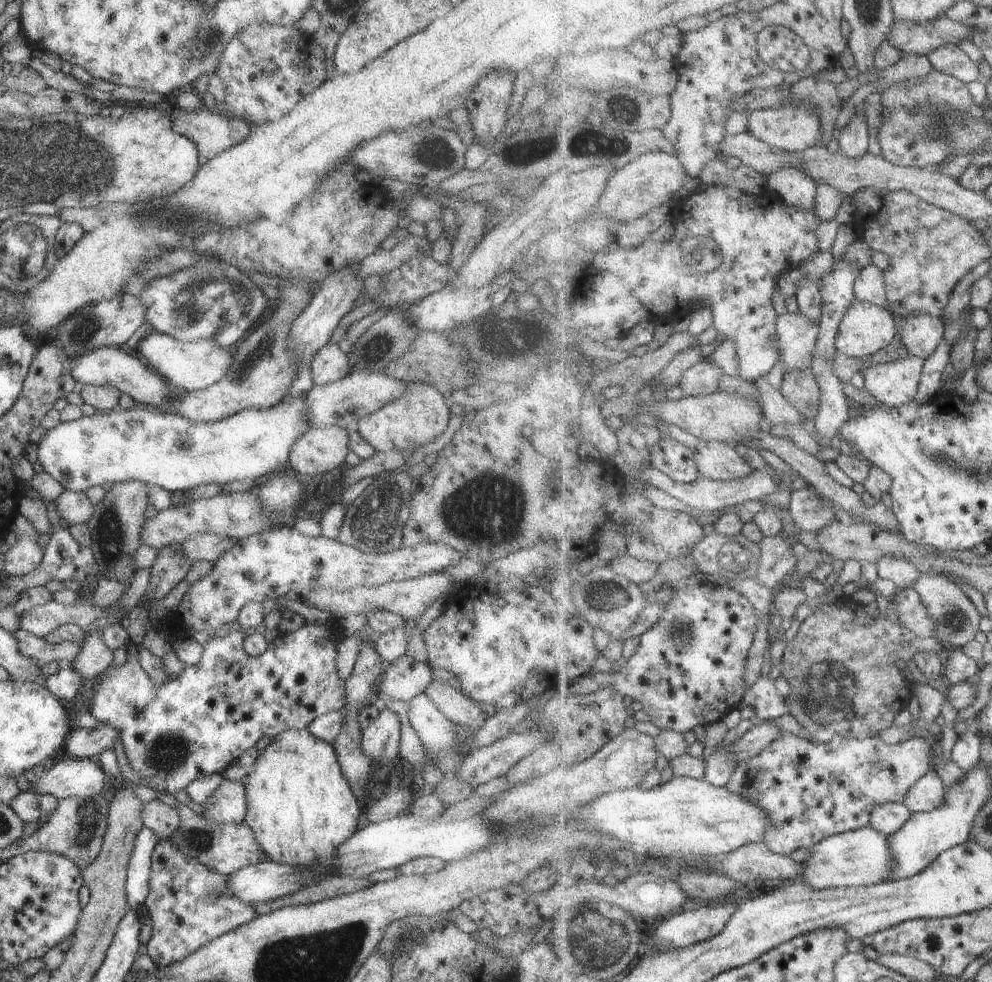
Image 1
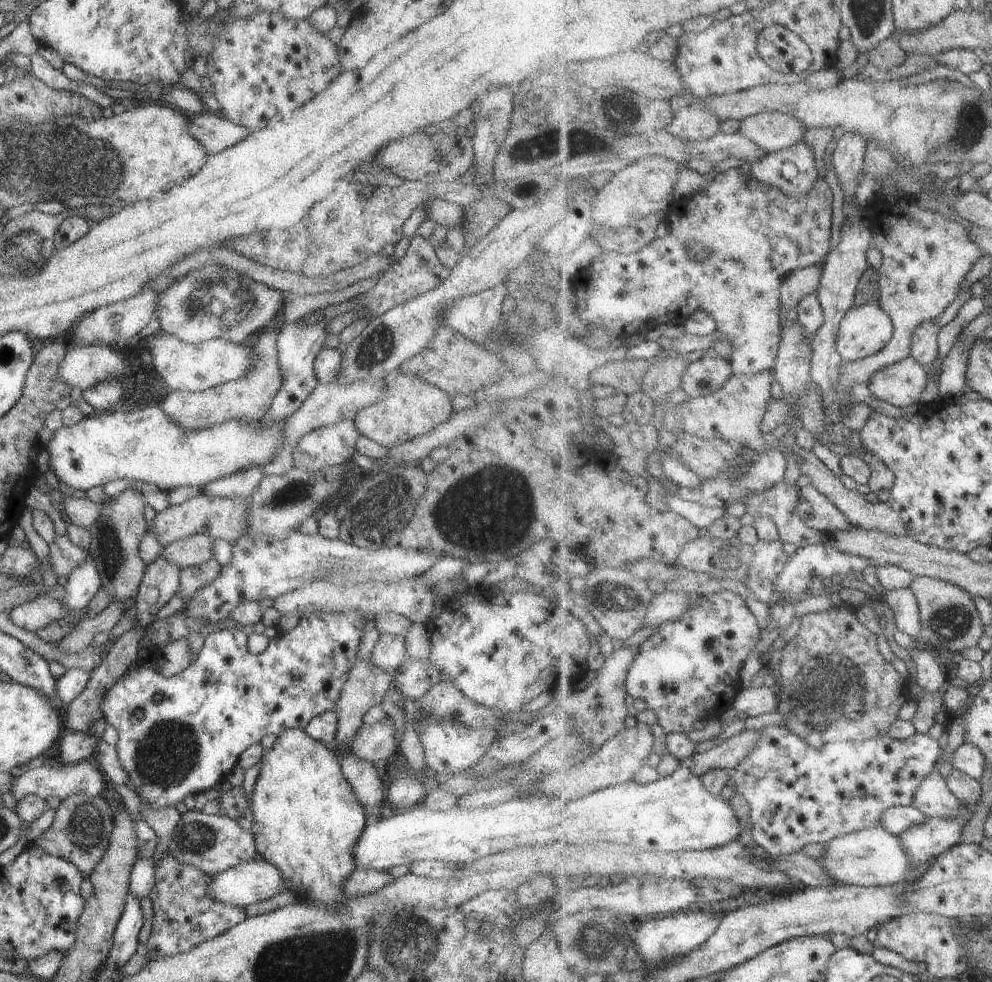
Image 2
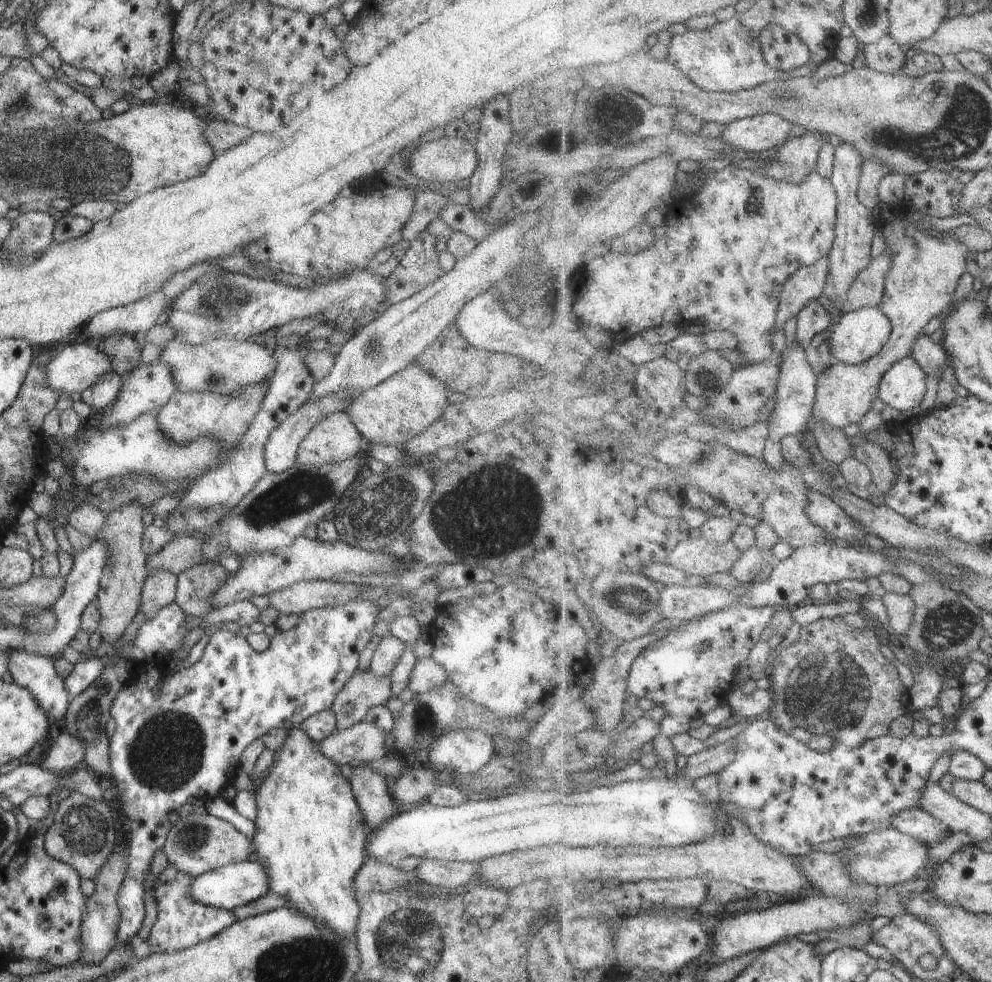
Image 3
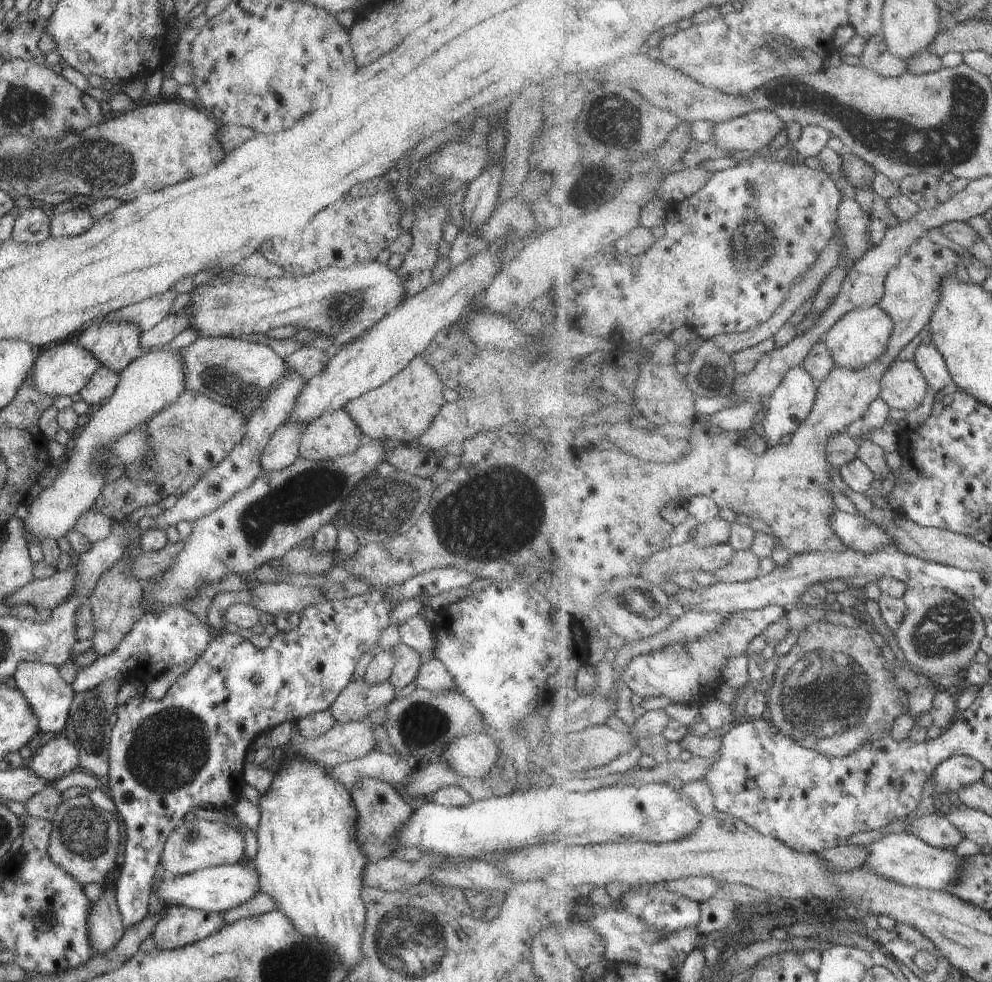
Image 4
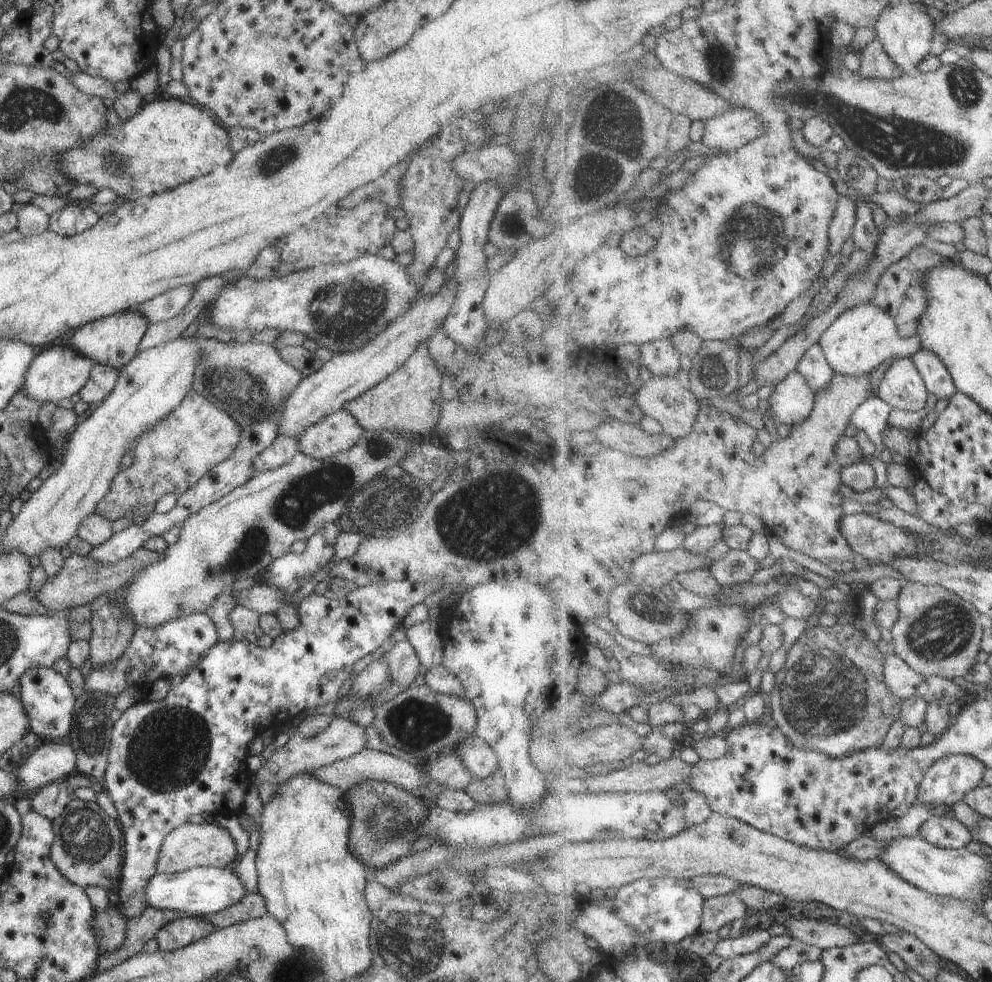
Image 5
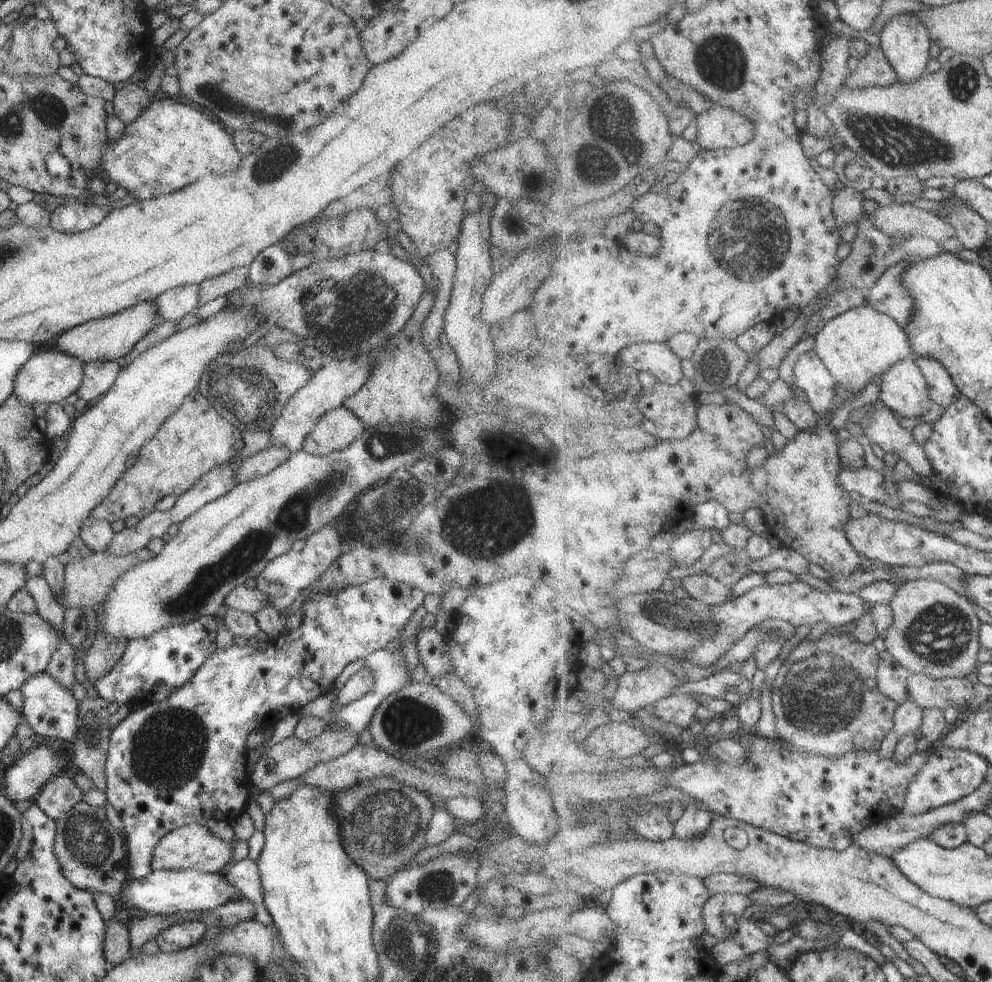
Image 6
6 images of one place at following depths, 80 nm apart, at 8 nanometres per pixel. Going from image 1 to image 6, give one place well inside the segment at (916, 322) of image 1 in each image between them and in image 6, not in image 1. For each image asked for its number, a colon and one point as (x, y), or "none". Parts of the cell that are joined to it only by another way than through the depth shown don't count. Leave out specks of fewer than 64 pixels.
2: (926, 348)
3: (932, 357)
4: (929, 357)
5: (942, 384)
6: (944, 390)

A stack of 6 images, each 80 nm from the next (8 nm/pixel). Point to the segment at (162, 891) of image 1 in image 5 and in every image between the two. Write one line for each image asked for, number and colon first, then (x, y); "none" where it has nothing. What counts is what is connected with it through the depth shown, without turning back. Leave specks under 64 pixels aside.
2: (186, 915)
3: (181, 922)
4: (178, 926)
5: (184, 929)

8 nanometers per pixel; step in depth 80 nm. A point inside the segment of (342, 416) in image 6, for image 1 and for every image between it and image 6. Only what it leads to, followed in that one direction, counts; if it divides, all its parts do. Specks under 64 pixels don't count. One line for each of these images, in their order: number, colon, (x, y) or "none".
1: (319, 450)
2: (334, 444)
3: (334, 439)
4: (333, 434)
5: (337, 432)

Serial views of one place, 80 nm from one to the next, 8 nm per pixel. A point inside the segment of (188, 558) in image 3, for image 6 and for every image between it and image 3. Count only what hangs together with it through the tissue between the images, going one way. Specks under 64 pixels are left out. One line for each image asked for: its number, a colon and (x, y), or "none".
4: (148, 565)
5: (81, 579)
6: (87, 581)

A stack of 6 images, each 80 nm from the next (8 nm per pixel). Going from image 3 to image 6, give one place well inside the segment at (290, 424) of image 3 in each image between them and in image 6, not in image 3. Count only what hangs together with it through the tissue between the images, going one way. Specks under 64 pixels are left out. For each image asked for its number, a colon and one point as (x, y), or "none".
4: (282, 450)
5: (283, 448)
6: (268, 459)

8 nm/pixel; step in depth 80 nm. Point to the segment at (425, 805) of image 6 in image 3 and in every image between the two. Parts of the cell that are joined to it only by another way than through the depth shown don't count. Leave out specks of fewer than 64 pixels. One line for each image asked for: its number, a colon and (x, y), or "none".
3: (373, 793)
4: (382, 809)
5: (384, 818)

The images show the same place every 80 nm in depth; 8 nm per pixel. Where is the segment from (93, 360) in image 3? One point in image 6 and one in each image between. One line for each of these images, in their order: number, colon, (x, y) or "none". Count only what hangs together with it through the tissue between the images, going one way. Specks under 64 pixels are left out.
4: (64, 368)
5: (58, 372)
6: (48, 377)

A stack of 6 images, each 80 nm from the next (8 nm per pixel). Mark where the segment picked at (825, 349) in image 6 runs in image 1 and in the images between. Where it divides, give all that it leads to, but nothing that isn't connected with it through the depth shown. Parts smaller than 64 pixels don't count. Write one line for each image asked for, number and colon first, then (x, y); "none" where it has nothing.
1: (867, 328)
2: (868, 329)
3: (860, 335)
4: (859, 339)
5: (863, 338)

